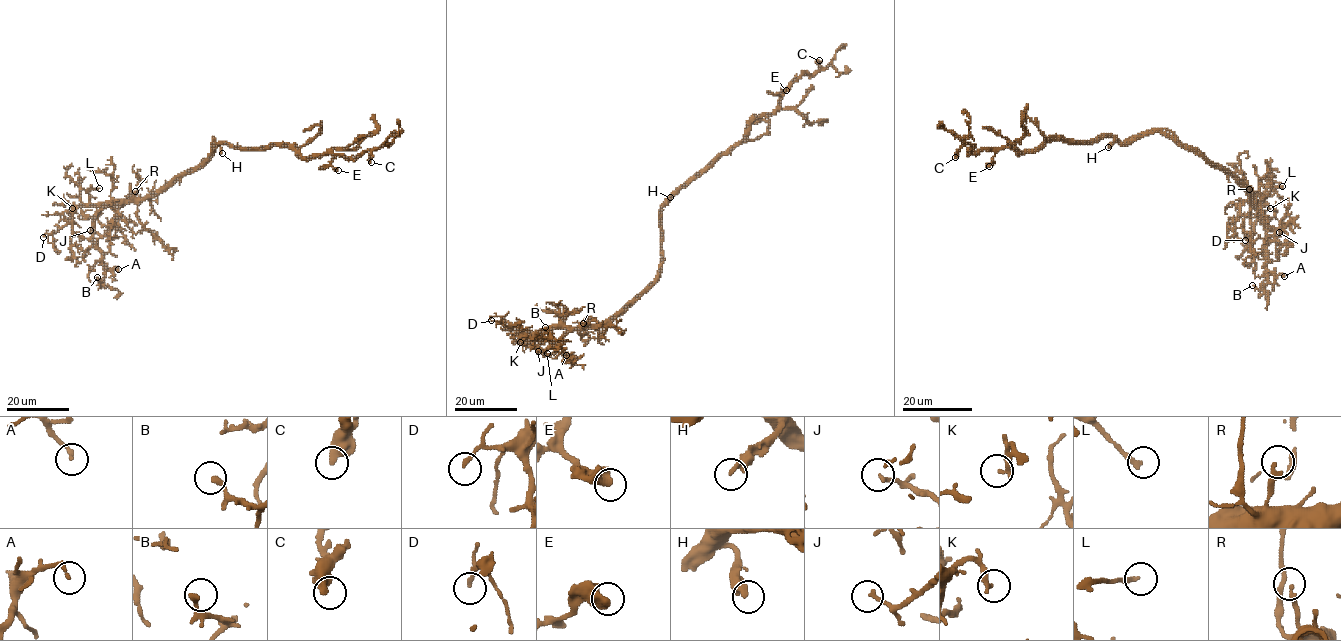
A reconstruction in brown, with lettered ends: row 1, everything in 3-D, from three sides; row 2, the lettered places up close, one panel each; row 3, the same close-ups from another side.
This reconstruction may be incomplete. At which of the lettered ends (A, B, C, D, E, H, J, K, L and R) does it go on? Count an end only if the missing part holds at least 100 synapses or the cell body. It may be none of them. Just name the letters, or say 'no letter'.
H

